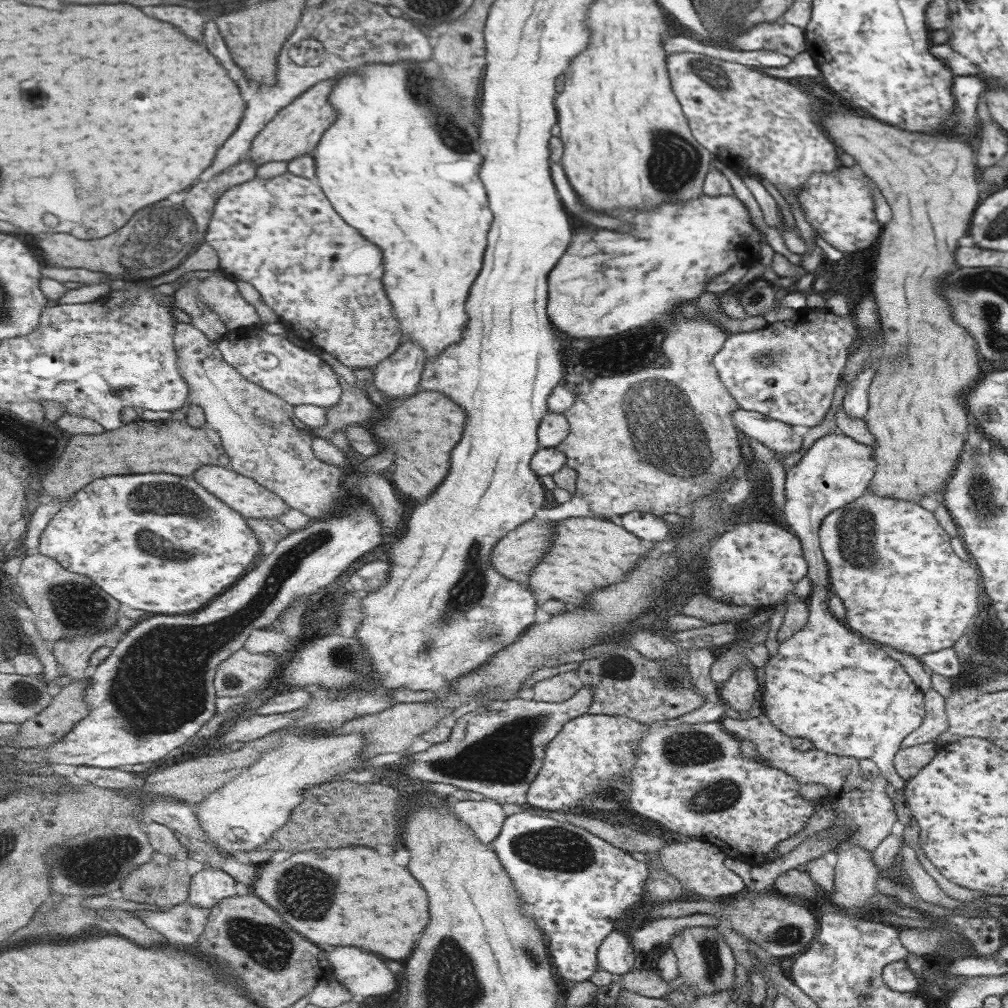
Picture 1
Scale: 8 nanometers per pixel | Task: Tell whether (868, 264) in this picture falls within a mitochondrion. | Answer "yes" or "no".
no

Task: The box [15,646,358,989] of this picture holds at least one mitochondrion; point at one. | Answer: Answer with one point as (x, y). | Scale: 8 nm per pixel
(306, 891)

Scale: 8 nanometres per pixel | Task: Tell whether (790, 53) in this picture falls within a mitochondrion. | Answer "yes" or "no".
no

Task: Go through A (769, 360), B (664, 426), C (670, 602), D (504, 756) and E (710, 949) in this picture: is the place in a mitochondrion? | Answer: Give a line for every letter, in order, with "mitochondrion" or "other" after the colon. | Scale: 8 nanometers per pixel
A: mitochondrion
B: mitochondrion
C: mitochondrion
D: mitochondrion
E: mitochondrion

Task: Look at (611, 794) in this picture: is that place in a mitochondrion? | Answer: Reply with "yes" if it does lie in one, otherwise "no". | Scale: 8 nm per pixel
no

